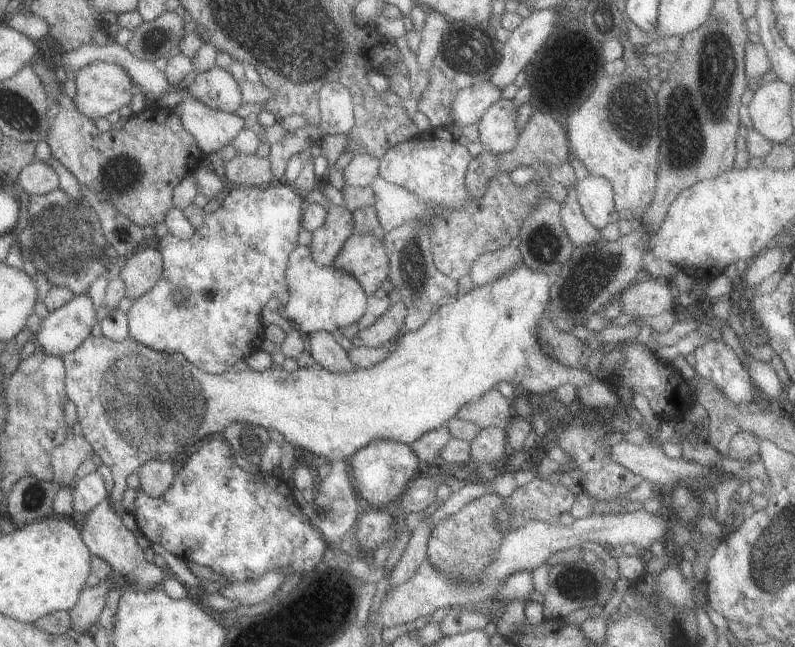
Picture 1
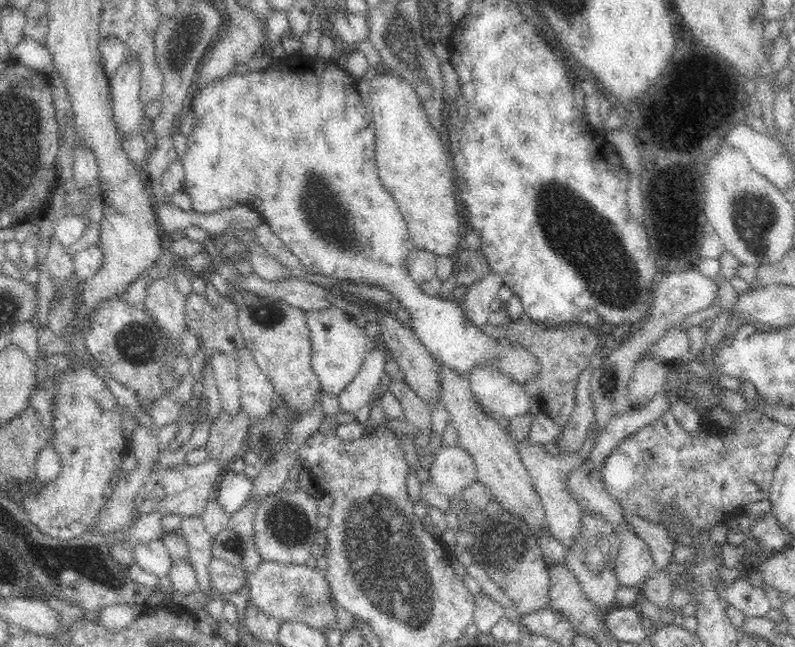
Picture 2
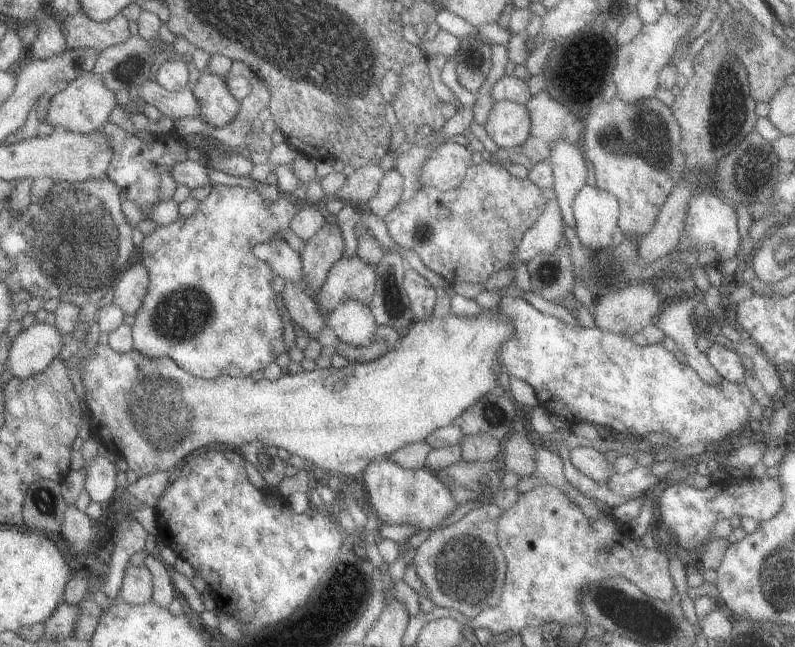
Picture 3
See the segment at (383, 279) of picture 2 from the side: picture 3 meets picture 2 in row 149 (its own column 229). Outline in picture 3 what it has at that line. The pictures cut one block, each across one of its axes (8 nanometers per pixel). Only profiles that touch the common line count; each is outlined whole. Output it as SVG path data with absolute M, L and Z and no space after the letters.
M211 185L211 192L199 201L196 211L187 217L181 216L172 222L162 226L156 226L155 230L144 236L140 246L140 254L142 254L142 264L148 270L148 290L142 301L142 306L136 311L136 319L132 324L133 349L149 356L150 358L162 358L168 356L174 362L178 362L180 368L184 368L186 372L200 376L200 378L216 378L216 376L230 375L232 377L245 377L256 372L256 370L264 370L268 364L272 364L280 354L289 352L289 348L284 340L284 322L278 306L276 305L276 294L272 290L272 278L275 274L272 267L266 260L252 254L252 248L256 244L264 242L272 242L272 240L284 240L284 234L290 230L290 222L294 215L298 212L298 208L292 204L292 200L288 196L281 194L276 202L266 202L264 197L260 196L258 190L251 187L229 186L229 185Z

